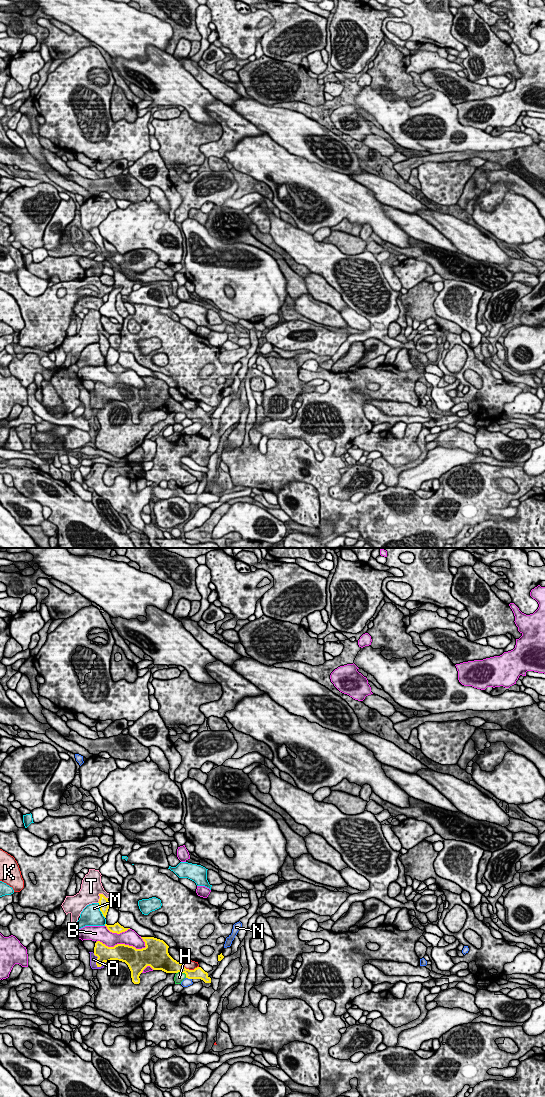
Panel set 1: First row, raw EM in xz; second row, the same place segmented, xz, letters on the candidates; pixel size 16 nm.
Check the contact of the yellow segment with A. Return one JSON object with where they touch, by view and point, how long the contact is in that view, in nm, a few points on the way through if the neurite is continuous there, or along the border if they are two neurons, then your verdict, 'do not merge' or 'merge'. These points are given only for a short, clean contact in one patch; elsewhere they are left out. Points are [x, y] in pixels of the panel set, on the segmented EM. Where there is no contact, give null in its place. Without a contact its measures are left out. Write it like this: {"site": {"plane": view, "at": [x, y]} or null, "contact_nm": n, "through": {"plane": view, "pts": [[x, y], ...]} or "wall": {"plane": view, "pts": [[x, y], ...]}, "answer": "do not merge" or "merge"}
{"site": {"plane": "xz", "at": [97, 961]}, "contact_nm": 260, "answer": "merge"}

